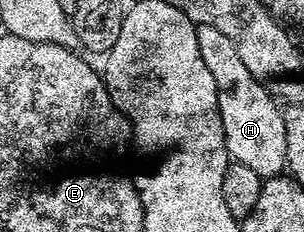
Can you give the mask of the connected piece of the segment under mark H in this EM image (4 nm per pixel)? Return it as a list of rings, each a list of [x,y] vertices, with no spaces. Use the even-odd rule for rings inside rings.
[[[200,25],[197,27],[197,49],[199,57],[203,59],[203,65],[207,67],[211,77],[214,78],[217,90],[217,113],[221,122],[221,135],[225,139],[225,151],[232,162],[239,165],[247,165],[264,181],[275,175],[280,175],[286,170],[285,158],[287,157],[287,137],[283,129],[281,111],[273,104],[271,96],[265,92],[266,84],[260,79],[251,77],[247,65],[243,65],[239,55],[235,53],[235,47],[219,29],[211,29],[211,25]]]

